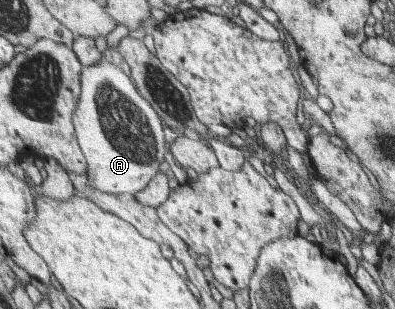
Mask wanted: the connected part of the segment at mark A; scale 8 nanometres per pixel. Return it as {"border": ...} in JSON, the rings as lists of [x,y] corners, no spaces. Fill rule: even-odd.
{"border":[[[105,58],[96,65],[84,66],[84,94],[80,97],[80,105],[76,109],[74,120],[76,132],[79,133],[80,144],[87,154],[90,183],[107,193],[132,193],[137,195],[160,174],[162,162],[171,156],[171,147],[166,139],[166,127],[155,105],[150,104],[139,90],[133,77],[114,62]]]}

